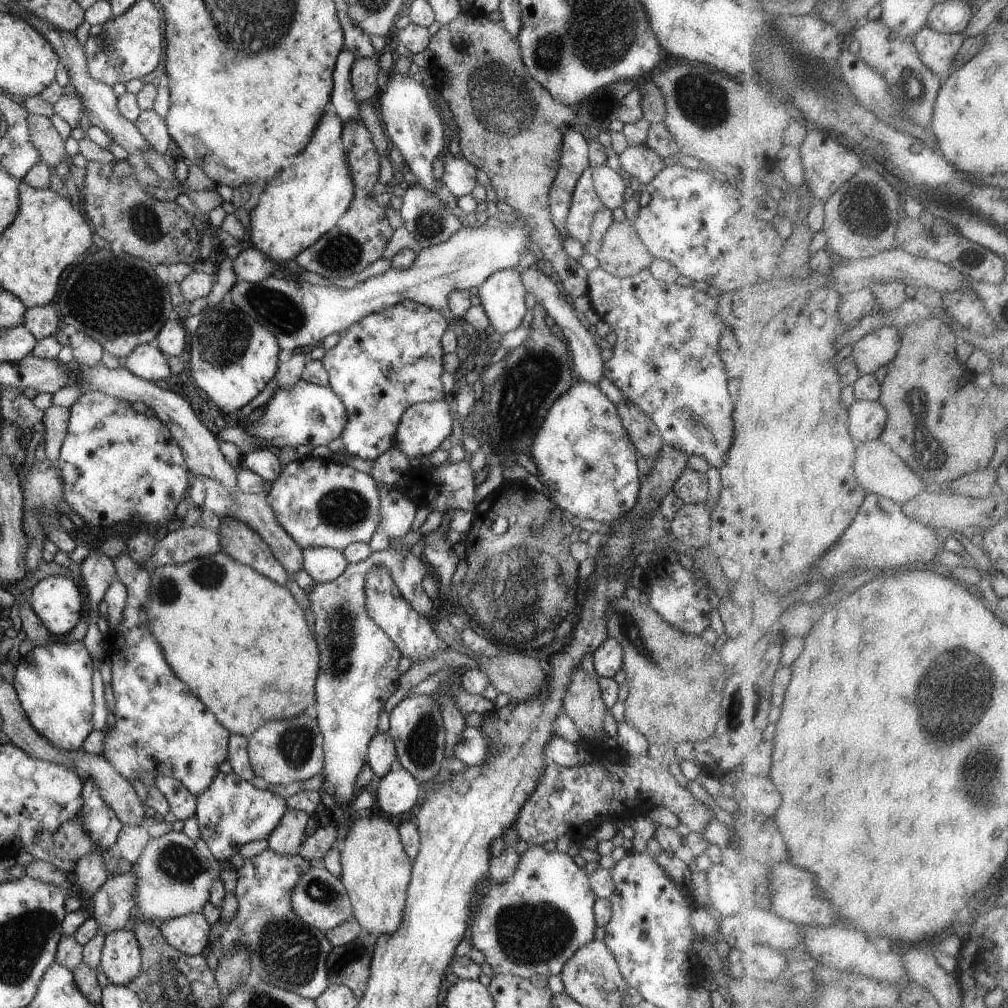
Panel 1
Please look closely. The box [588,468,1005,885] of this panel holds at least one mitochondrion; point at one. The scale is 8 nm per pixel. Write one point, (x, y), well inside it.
(957, 674)

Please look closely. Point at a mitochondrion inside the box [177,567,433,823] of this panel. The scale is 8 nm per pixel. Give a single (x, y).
(340, 638)

